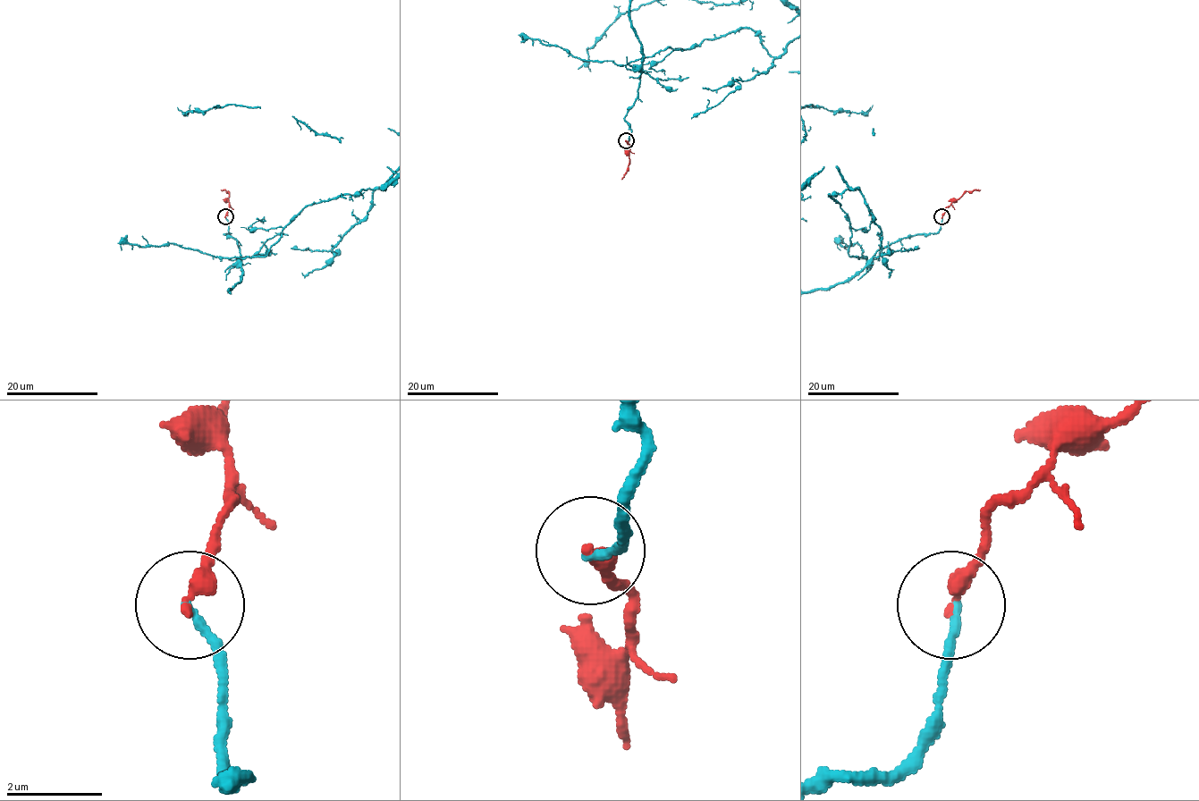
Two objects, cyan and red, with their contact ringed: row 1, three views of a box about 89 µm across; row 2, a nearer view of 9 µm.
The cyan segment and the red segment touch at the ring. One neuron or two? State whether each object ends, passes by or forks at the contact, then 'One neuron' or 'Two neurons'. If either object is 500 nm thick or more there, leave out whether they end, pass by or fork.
At the ring cyan ends. At the ring red ends. One neuron

